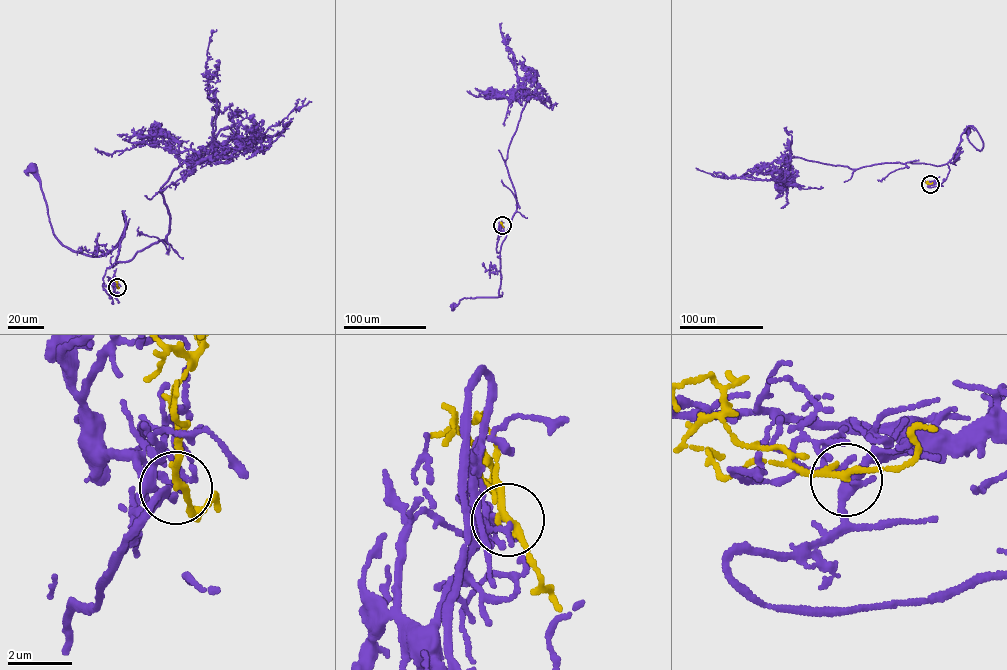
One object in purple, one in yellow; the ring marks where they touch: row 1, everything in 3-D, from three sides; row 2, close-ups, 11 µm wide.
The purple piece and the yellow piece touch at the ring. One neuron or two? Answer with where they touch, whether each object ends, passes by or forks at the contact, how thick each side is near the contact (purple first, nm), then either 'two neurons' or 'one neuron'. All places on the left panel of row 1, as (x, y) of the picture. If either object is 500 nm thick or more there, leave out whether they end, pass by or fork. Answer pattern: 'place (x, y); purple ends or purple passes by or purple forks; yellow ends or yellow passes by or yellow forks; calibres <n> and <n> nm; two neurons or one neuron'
place (117, 287); purple ends; yellow passes by; calibres 200 and 200 nm; one neuron

